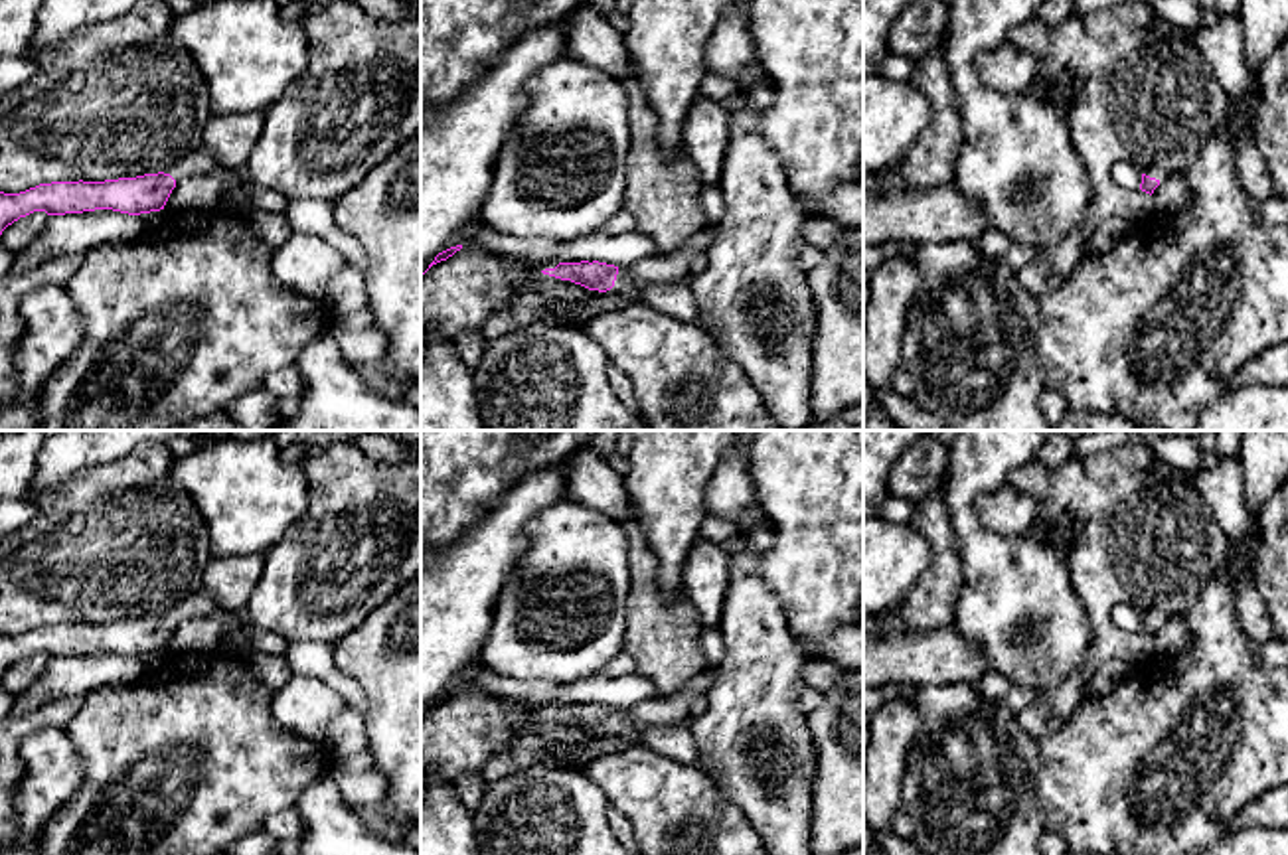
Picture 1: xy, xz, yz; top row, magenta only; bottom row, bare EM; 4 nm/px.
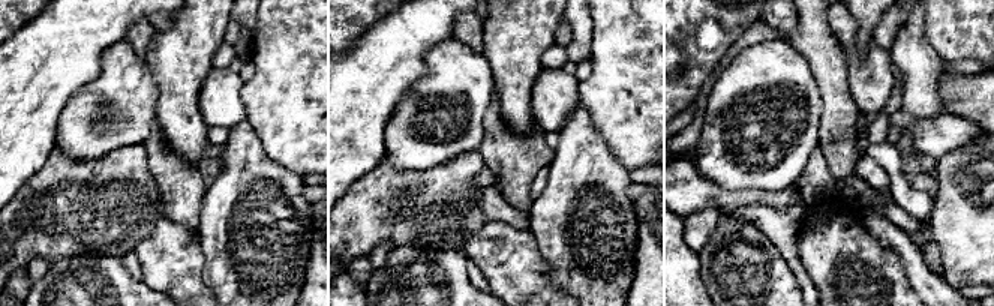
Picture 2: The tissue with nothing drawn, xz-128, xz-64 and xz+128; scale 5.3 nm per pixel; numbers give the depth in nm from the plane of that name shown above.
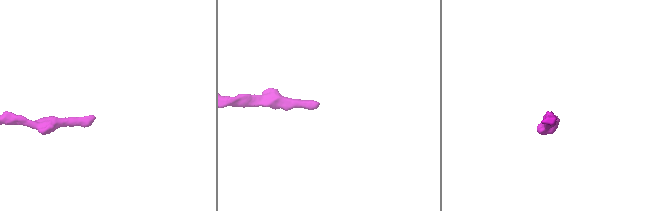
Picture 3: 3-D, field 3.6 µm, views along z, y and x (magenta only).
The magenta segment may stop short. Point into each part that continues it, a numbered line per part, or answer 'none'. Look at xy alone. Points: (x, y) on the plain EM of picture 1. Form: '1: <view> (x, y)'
1: xy (198, 605)

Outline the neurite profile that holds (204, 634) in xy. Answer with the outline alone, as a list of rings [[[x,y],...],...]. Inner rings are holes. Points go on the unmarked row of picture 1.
[[[217,610],[209,616],[192,618],[176,624],[166,648],[176,654],[217,652],[227,630],[235,628],[243,616]]]

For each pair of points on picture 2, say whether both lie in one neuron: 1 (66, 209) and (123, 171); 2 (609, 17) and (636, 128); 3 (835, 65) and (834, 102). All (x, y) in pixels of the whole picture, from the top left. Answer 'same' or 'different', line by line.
1: same
2: same
3: same

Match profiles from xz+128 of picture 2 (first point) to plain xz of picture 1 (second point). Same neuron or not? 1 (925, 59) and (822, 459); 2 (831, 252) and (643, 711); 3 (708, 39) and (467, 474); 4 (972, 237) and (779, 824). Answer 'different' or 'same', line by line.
1: different
2: different
3: same
4: different

